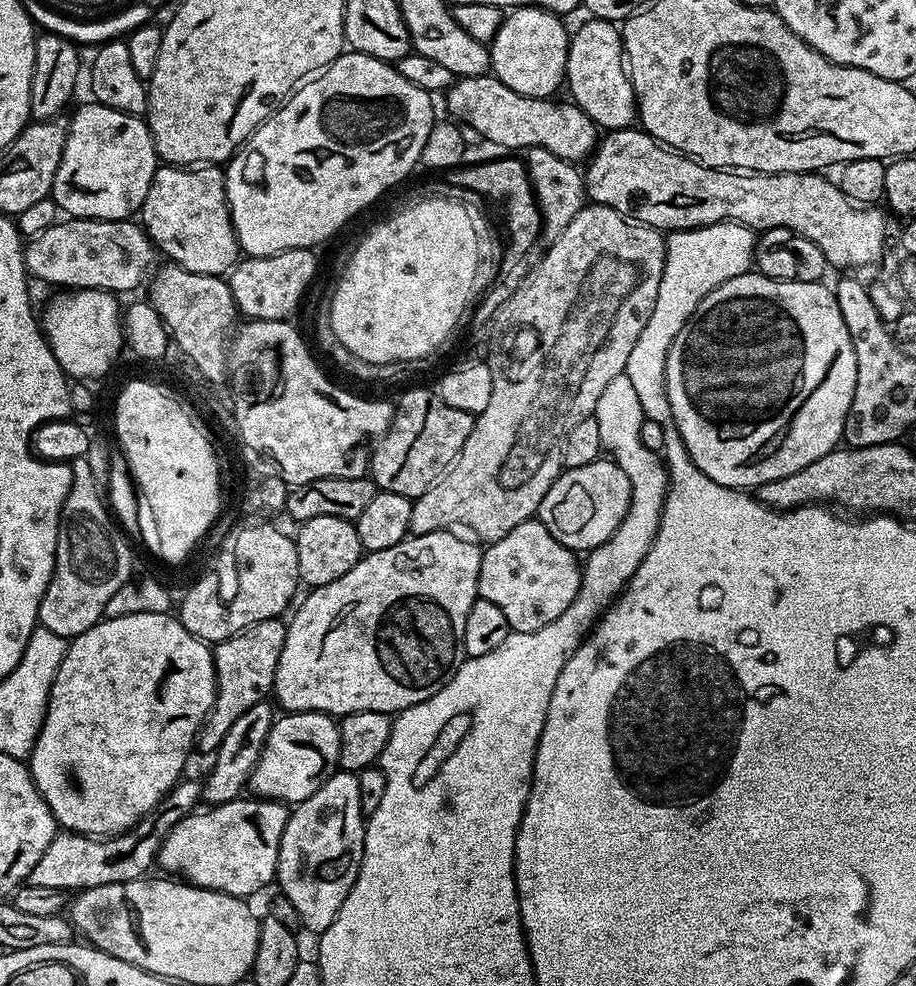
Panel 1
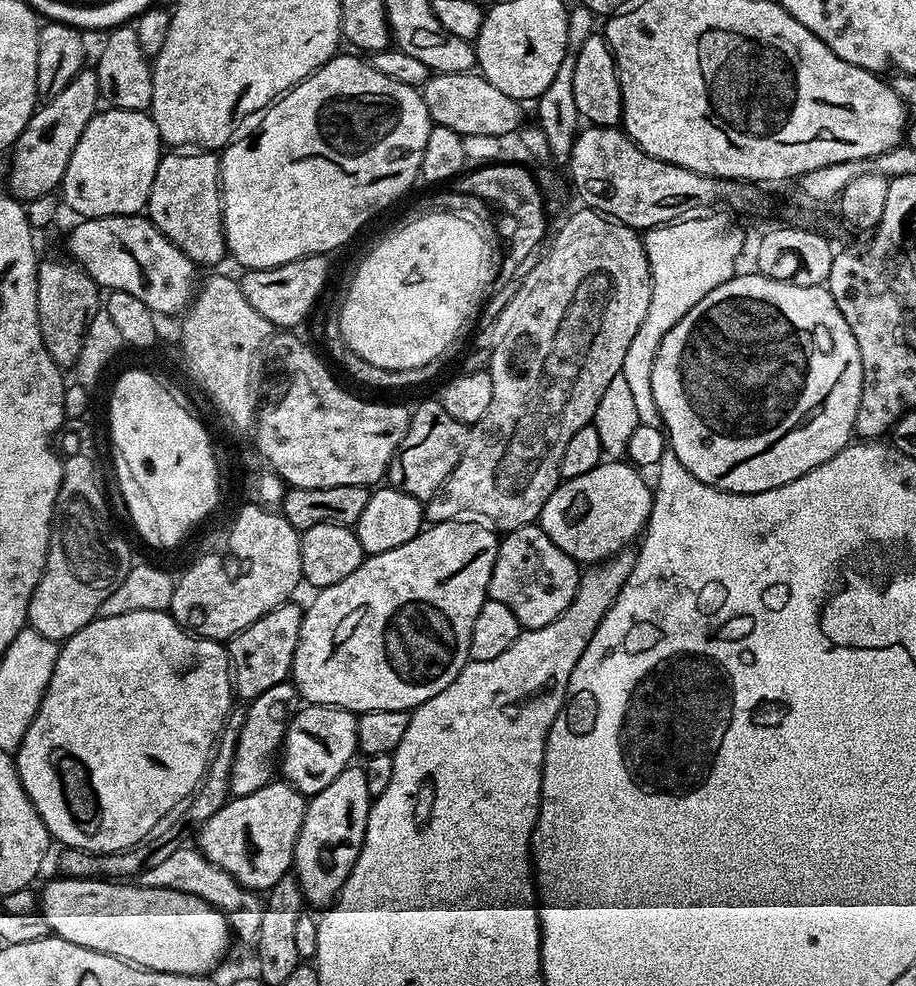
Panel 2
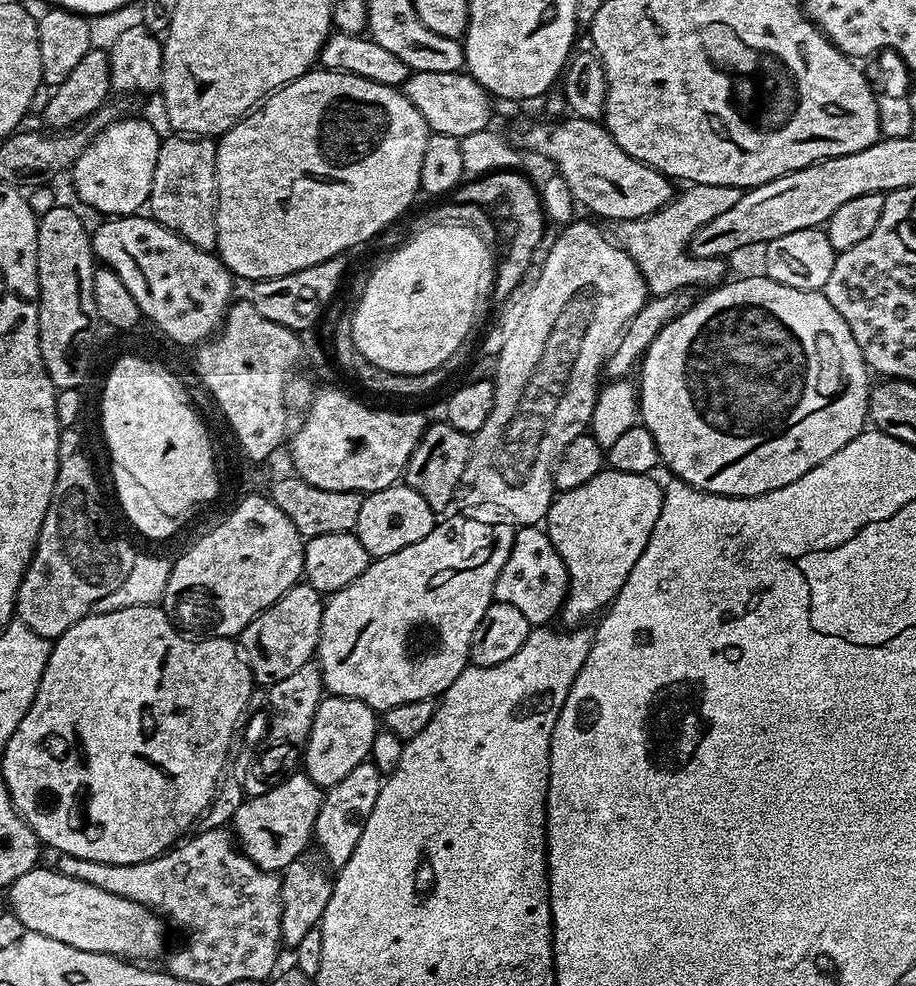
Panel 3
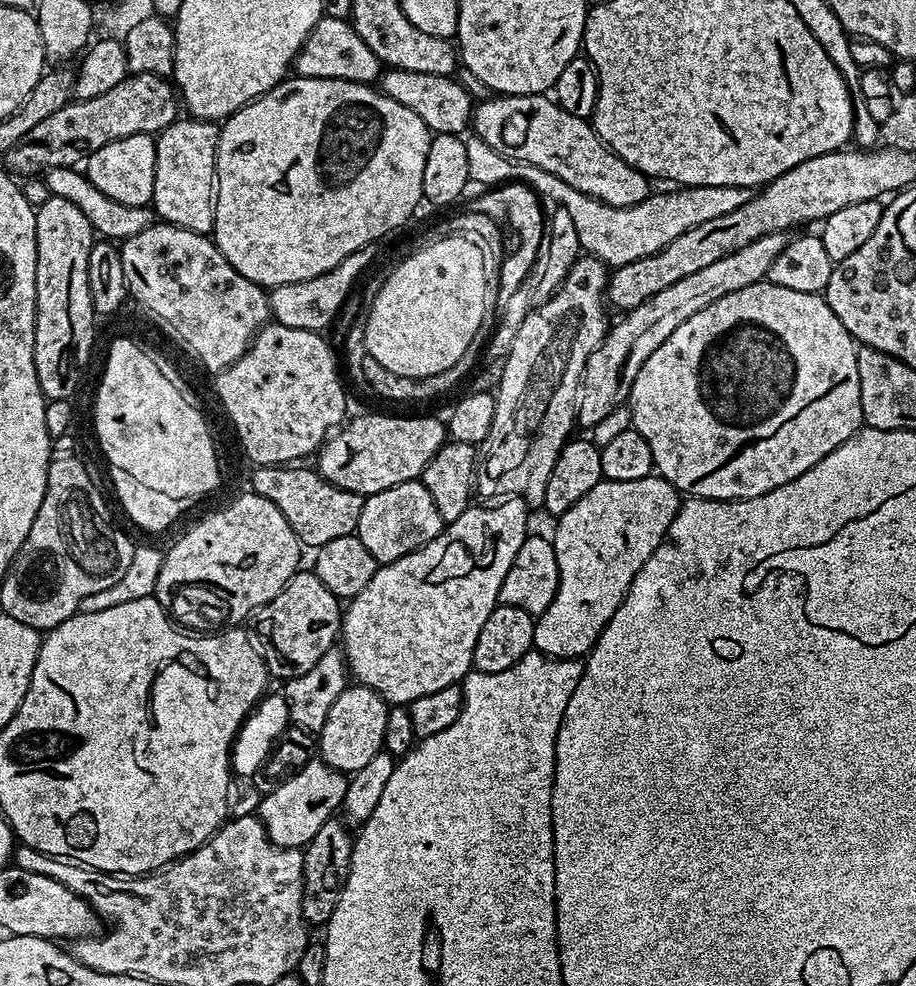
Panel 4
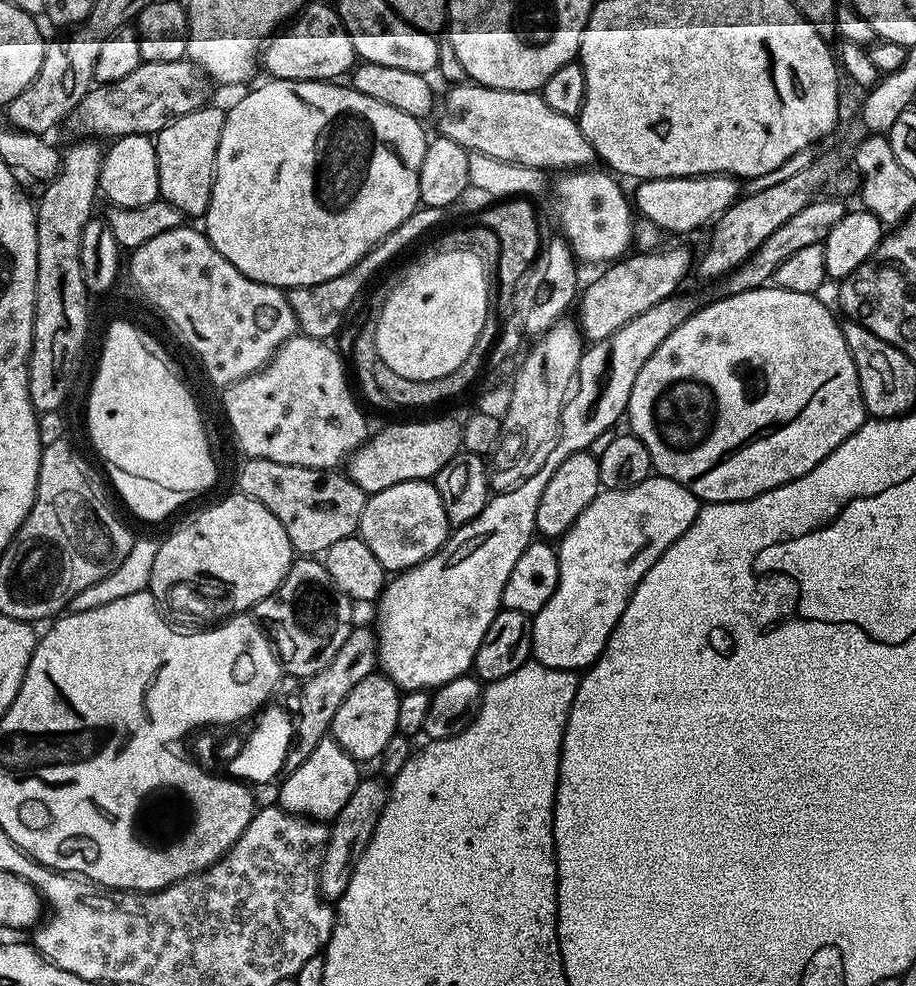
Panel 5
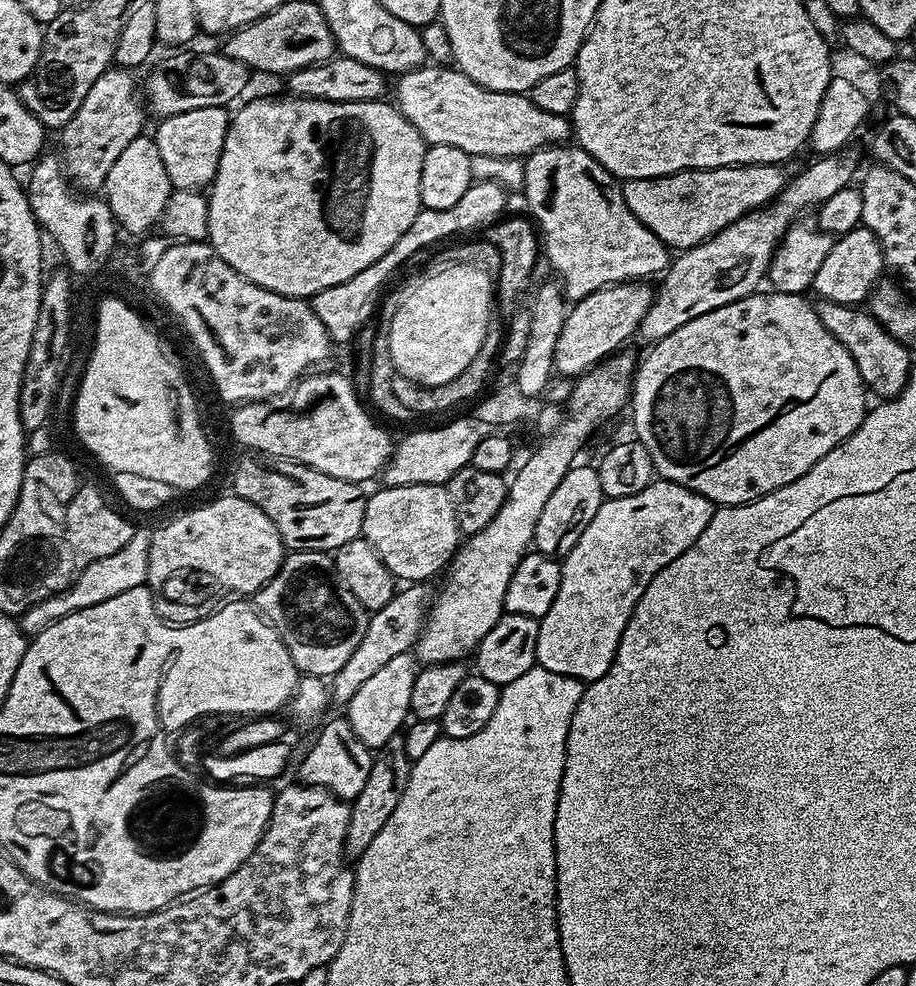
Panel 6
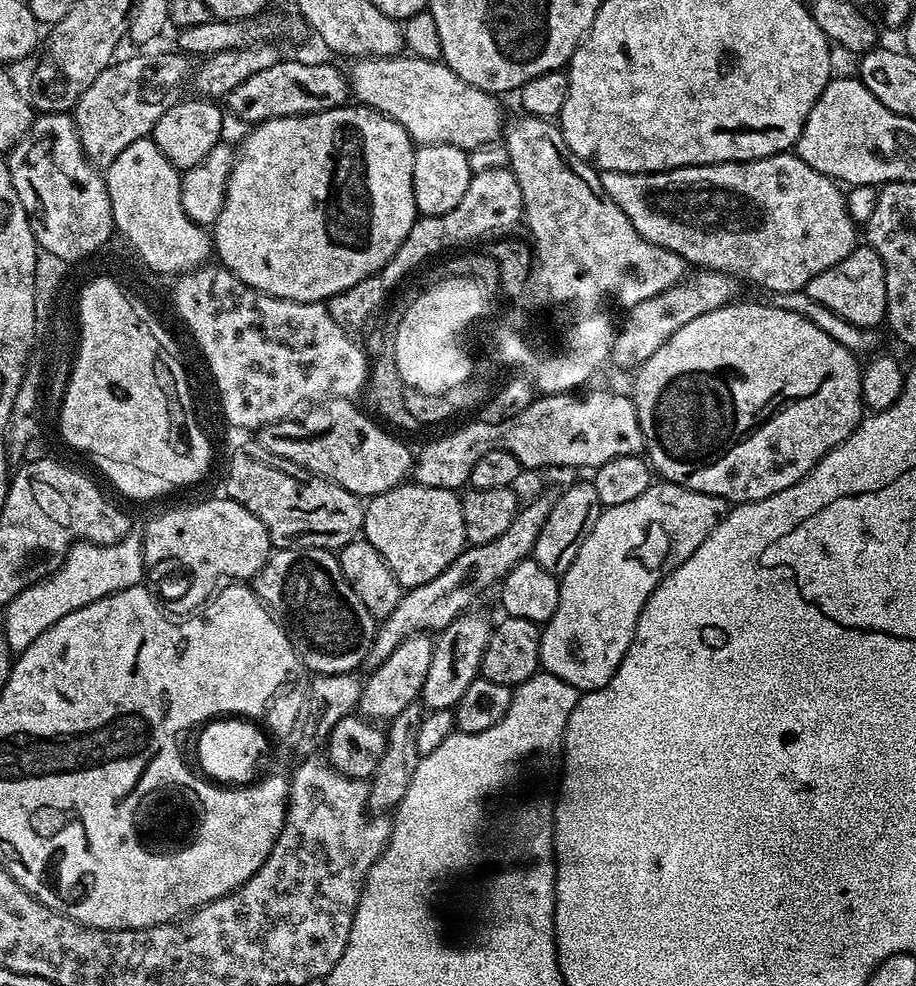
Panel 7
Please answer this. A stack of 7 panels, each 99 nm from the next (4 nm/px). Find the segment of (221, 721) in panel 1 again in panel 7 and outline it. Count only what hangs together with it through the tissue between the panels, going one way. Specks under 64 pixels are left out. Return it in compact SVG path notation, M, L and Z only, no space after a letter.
M277 548L257 576L252 577L250 587L264 607L272 613L288 636L288 641L300 655L300 663L312 674L342 674L356 672L363 665L366 654L376 637L378 622L362 606L362 598L354 594L350 582L342 574L340 557L327 548Z

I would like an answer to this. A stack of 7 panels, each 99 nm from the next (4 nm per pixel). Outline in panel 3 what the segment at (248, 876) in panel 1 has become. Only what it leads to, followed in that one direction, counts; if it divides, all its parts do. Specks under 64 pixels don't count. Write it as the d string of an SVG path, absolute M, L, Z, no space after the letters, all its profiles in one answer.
M307 774L296 775L281 780L278 786L266 790L266 794L245 798L230 823L240 851L250 858L250 862L267 872L283 873L284 868L298 858L298 854L309 851L314 840L324 792Z

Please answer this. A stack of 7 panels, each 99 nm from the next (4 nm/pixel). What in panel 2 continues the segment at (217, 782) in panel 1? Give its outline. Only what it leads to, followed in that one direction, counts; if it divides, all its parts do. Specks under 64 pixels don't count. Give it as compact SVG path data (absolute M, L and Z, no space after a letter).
M291 682L270 686L270 690L258 694L258 698L250 701L247 707L246 722L238 735L236 756L229 774L229 790L232 796L254 794L254 790L262 790L262 786L271 784L277 775L278 757L282 752L284 736L298 708L296 686Z

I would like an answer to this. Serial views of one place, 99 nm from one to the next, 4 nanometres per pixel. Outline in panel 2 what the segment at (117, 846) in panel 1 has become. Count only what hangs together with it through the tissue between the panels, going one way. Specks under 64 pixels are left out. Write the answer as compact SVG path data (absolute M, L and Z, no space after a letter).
M238 704L228 713L227 720L216 742L212 759L209 760L208 769L199 787L187 801L179 803L178 806L174 806L173 810L165 814L163 819L156 824L153 834L148 839L124 852L97 854L83 852L77 848L64 848L60 856L60 868L64 871L61 873L68 878L121 878L126 880L139 875L146 868L153 868L163 859L168 858L174 850L180 848L183 843L181 836L189 830L190 826L199 827L210 819L218 809L221 809L230 798L229 774L233 766L233 758L236 756L238 735L241 734L242 725L246 722L247 708L247 705Z

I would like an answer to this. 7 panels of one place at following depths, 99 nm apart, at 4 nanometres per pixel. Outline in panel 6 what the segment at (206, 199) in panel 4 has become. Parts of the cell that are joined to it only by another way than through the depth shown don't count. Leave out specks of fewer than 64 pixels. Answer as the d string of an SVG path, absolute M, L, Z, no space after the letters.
M206 106L202 110L186 110L186 114L174 114L163 117L154 131L154 139L158 146L158 155L162 157L162 166L166 166L166 178L170 178L173 189L182 190L204 190L211 185L216 177L218 162L222 158L222 146L226 142L226 134L230 123L230 112L228 108L215 108Z

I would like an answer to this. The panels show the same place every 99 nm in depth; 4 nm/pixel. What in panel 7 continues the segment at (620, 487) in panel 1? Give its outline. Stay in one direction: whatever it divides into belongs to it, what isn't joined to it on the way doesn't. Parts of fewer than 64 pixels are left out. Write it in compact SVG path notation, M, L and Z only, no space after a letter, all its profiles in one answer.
M654 482L631 502L622 502L622 506L604 508L600 513L598 522L594 522L594 530L590 530L590 534L586 534L586 542L582 542L582 550L578 550L578 558L574 558L574 562L570 562L570 570L566 570L563 576L559 577L558 610L554 610L554 614L547 624L543 625L540 633L540 668L558 678L562 678L562 682L570 682L570 686L574 686L576 691L581 694L593 692L602 686L606 686L606 682L610 682L610 678L614 678L626 650L630 650L630 642L634 638L638 618L642 614L650 594L656 591L657 586L665 576L668 576L678 566L682 566L682 562L686 562L686 558L690 558L690 554L694 554L694 550L698 550L698 546L702 546L702 542L708 537L710 530L714 530L714 526L718 526L720 519L728 515L729 507L729 501L717 496L695 492L686 486L678 486L667 482Z

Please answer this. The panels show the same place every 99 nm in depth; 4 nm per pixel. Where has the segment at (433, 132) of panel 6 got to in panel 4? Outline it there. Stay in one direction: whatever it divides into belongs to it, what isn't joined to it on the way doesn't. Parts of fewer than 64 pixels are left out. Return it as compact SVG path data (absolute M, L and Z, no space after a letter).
M493 95L492 99L475 105L470 128L478 138L482 138L482 142L486 142L486 146L498 150L498 154L511 160L533 164L550 174L558 174L558 178L562 178L562 182L574 186L574 190L578 190L582 194L594 197L602 204L609 204L615 208L625 208L642 202L650 195L649 177L636 168L631 168L622 158L618 158L618 154L610 151L601 142L600 135L593 130L588 120L578 118L574 114L566 114L566 110L562 110L555 99L549 98L547 95Z

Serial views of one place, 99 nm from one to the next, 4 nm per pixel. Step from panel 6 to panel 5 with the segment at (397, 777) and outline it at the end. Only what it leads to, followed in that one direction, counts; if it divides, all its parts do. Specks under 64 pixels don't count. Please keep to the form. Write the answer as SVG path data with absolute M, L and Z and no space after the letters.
M361 779L354 794L350 794L349 800L346 801L346 806L342 806L342 810L338 810L336 819L331 821L326 850L320 867L320 894L329 902L342 898L346 886L350 886L354 866L362 858L370 838L374 838L378 818L382 818L382 810L388 801L389 785L383 779L380 780Z

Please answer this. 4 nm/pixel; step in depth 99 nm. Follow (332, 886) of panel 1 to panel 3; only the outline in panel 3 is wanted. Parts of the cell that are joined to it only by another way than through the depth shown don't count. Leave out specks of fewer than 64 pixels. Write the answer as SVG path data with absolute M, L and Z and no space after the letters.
M371 762L354 766L342 782L324 792L324 801L316 819L315 843L325 861L333 869L340 869L354 854L354 846L358 846L358 838L362 838L362 830L366 830L366 818L370 818L370 810L374 810L374 802L378 802L378 794L382 783L382 774Z

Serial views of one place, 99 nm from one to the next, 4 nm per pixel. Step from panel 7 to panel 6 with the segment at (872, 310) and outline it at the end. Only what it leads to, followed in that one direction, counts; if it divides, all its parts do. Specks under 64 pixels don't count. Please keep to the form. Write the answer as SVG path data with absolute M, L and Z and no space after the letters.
M863 226L850 230L845 236L837 236L832 241L830 254L818 266L818 274L814 274L811 286L813 293L822 300L829 300L835 304L850 304L860 306L872 294L885 271L884 252L874 233Z

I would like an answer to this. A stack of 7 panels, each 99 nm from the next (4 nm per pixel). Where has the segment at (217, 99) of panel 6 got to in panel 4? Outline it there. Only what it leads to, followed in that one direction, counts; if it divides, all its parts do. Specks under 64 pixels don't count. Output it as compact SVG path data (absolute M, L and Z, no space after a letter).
M133 72L118 82L118 86L110 86L106 94L85 100L73 99L62 110L50 114L50 118L38 122L38 126L18 142L18 146L3 153L2 160L9 173L17 177L39 177L49 168L76 168L79 160L80 163L87 161L102 146L118 138L159 134L178 118L176 104L178 108L178 92L171 79Z

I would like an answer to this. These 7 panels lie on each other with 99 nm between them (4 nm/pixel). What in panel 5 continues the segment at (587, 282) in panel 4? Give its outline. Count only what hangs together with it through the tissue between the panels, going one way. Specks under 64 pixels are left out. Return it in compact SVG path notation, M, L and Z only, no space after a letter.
M570 318L554 322L533 344L536 345L529 350L525 360L519 361L515 376L512 377L513 397L500 425L500 443L497 444L496 451L490 456L490 484L496 490L517 487L526 478L533 476L546 462L546 454L552 449L556 435L560 432L560 415L564 409L564 403L568 401L575 385L580 357L584 355L586 347L579 323Z

